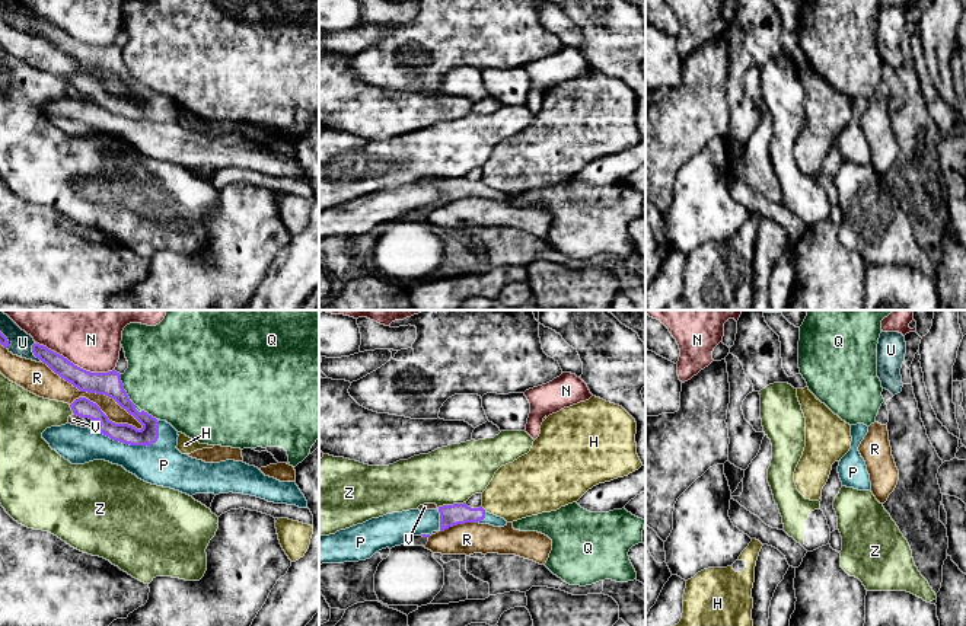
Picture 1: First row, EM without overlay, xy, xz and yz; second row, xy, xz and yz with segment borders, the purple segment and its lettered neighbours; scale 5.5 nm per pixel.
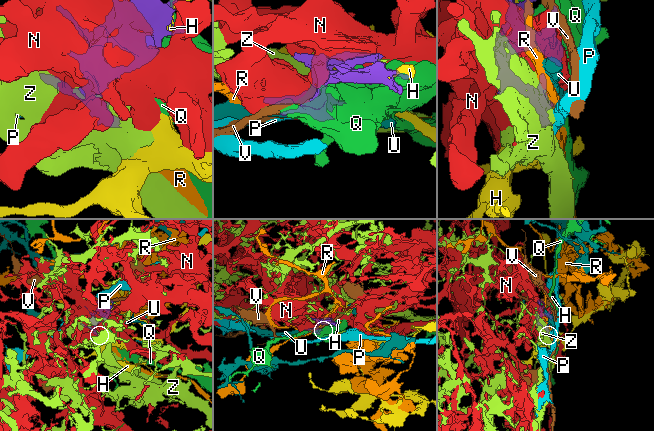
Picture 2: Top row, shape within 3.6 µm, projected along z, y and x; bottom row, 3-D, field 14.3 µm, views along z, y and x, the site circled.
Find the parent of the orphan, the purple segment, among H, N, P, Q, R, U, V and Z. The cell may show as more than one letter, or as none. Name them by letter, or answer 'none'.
P

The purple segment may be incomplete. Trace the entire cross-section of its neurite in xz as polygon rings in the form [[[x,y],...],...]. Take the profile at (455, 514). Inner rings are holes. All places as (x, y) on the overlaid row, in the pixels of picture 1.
[[[465,502],[437,510],[392,512],[335,534],[321,536],[319,565],[366,560],[376,552],[401,546],[414,536],[430,537],[434,531],[465,523],[507,526],[504,518],[487,512],[482,507],[471,508]]]

